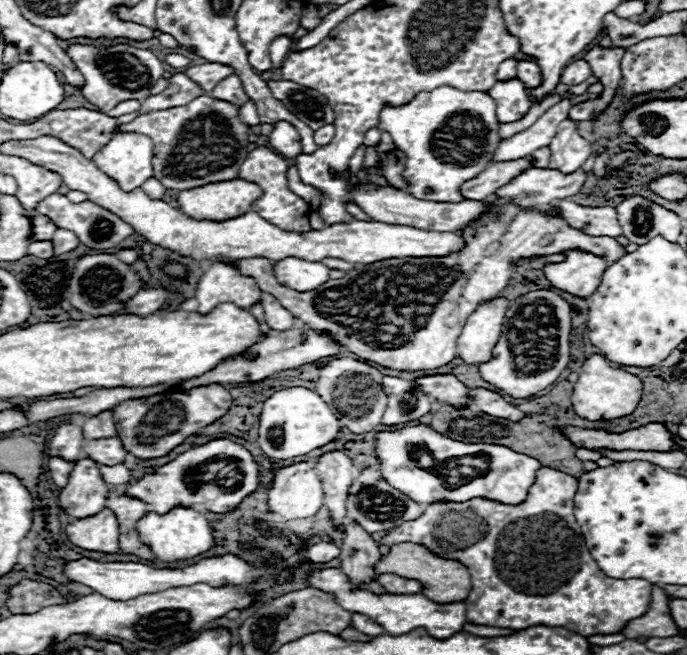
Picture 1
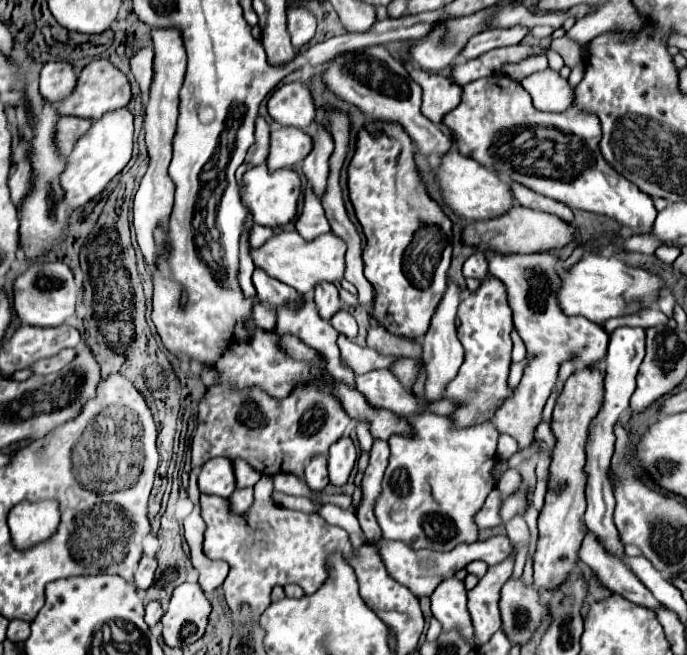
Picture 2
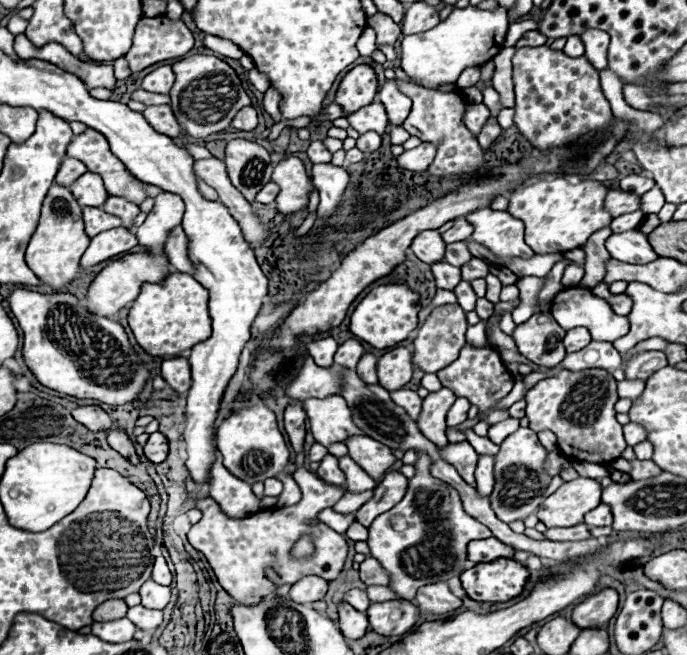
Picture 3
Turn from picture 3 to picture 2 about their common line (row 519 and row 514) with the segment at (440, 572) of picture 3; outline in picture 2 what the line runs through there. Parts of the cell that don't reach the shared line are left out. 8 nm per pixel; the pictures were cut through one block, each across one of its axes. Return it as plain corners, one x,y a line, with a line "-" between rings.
416,414
408,418
410,436
392,436
390,444
390,464
382,482
382,496
376,502
376,518
382,528
382,537
400,540
414,550
436,548
438,552
448,552
456,544
478,540
478,526
474,524
476,512
494,488
490,470
496,462
496,442
498,430
494,424
486,422
482,426
452,430
450,420
438,414

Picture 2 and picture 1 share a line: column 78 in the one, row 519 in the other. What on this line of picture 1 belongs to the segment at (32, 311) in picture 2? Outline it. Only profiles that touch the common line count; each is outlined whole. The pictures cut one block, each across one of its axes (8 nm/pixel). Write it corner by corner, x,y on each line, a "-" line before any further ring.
296,462
292,466
284,466
276,470
272,488
268,490
268,508
276,512
284,520
296,520
296,518
310,518
314,516
324,504
324,492
322,482
318,478
316,468
310,462

